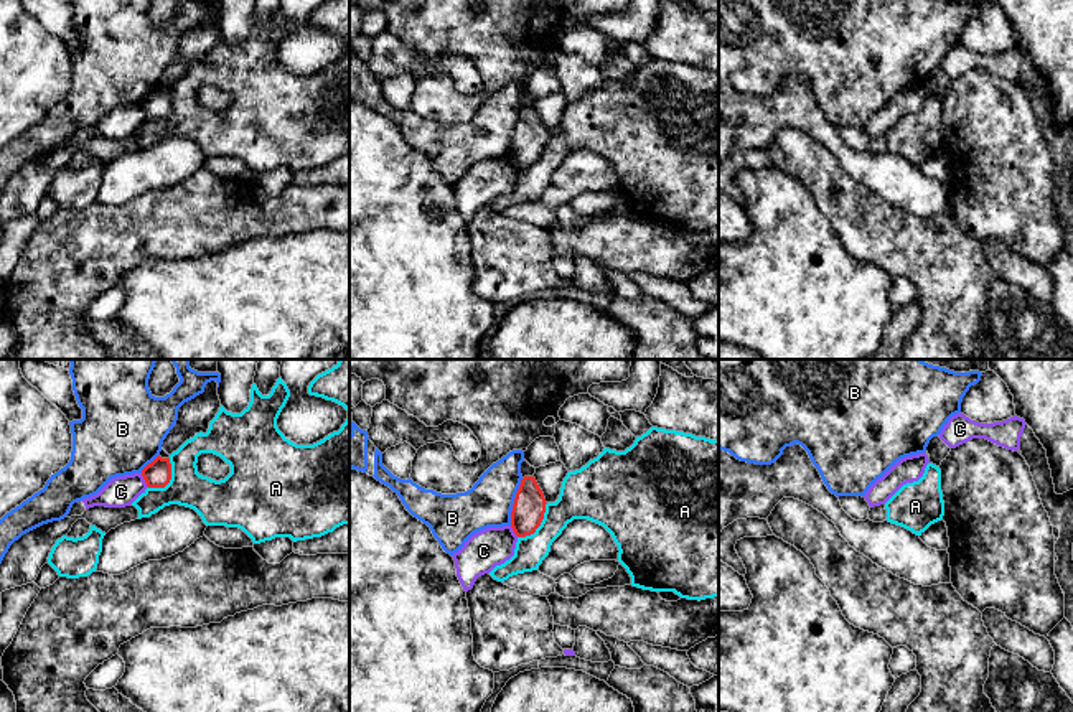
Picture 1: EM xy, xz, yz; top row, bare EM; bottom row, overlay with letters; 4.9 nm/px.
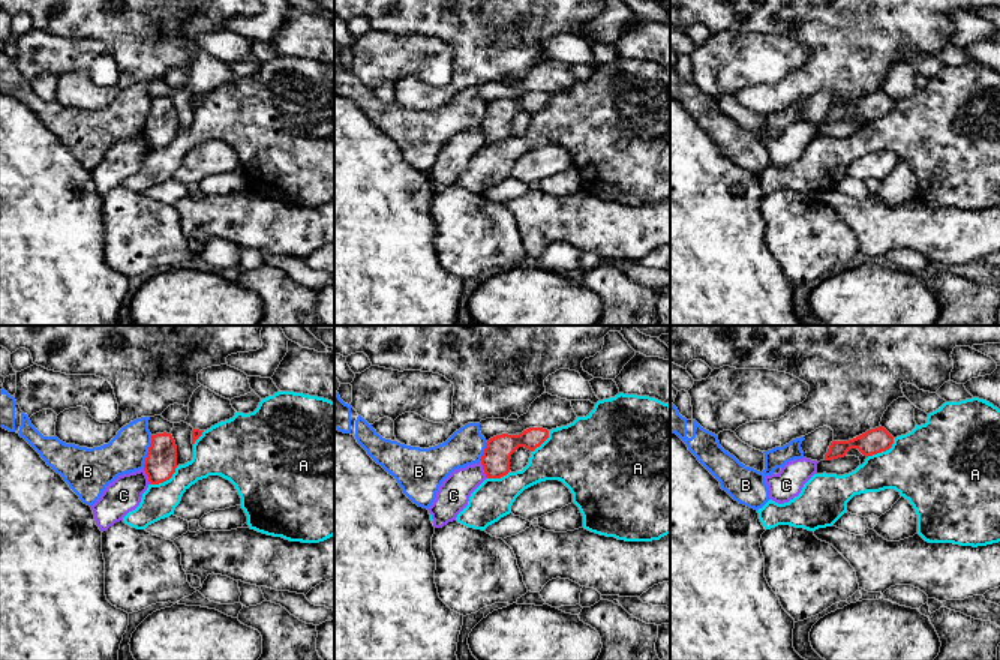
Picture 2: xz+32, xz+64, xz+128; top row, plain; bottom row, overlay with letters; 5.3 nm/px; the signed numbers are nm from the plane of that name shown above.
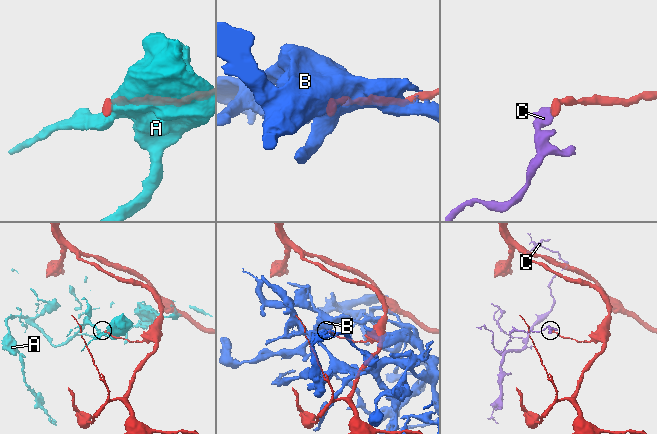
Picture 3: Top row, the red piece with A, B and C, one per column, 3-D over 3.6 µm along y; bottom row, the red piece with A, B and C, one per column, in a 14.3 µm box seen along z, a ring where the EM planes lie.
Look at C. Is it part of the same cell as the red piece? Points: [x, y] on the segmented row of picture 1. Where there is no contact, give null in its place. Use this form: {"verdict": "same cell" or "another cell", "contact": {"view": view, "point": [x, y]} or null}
{"verdict": "another cell", "contact": {"view": "xy", "point": [144, 478]}}

